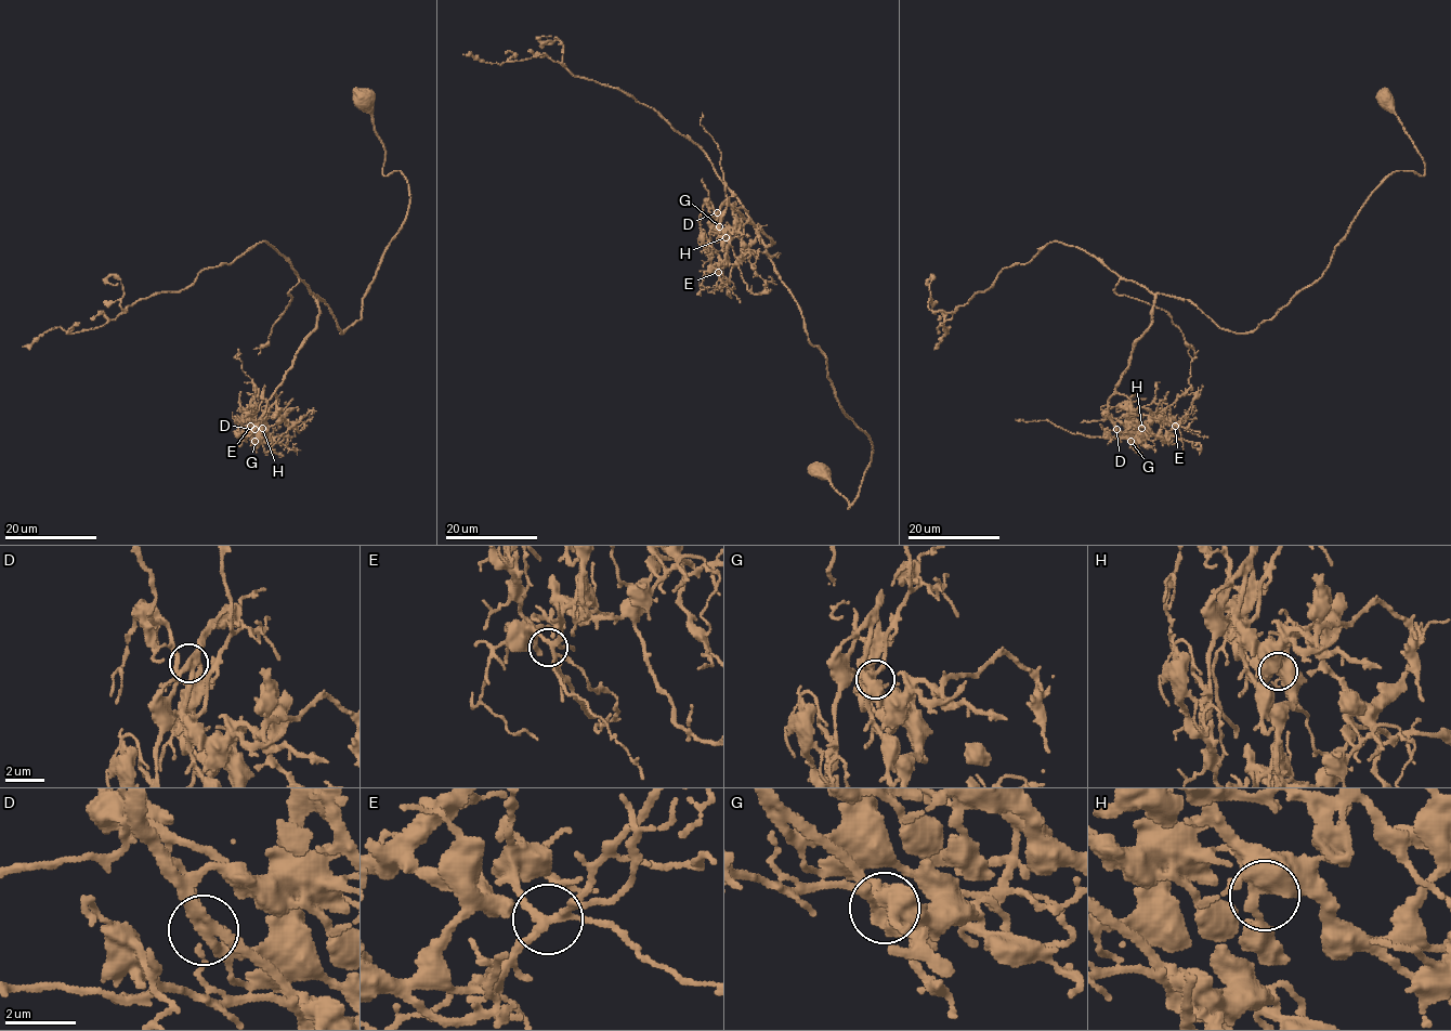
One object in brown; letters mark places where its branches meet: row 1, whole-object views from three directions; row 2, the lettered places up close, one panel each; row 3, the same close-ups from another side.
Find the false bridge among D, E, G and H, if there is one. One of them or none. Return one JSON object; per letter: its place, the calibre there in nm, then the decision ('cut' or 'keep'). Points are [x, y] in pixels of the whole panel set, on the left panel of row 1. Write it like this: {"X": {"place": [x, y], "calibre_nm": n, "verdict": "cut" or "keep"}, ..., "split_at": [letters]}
{"D": {"place": [255, 429], "calibre_nm": 300, "verdict": "keep"}, "E": {"place": [250, 426], "calibre_nm": 240, "verdict": "keep"}, "G": {"place": [255, 441], "calibre_nm": 500, "verdict": "keep"}, "H": {"place": [262, 428], "calibre_nm": 400, "verdict": "keep"}, "split_at": []}

